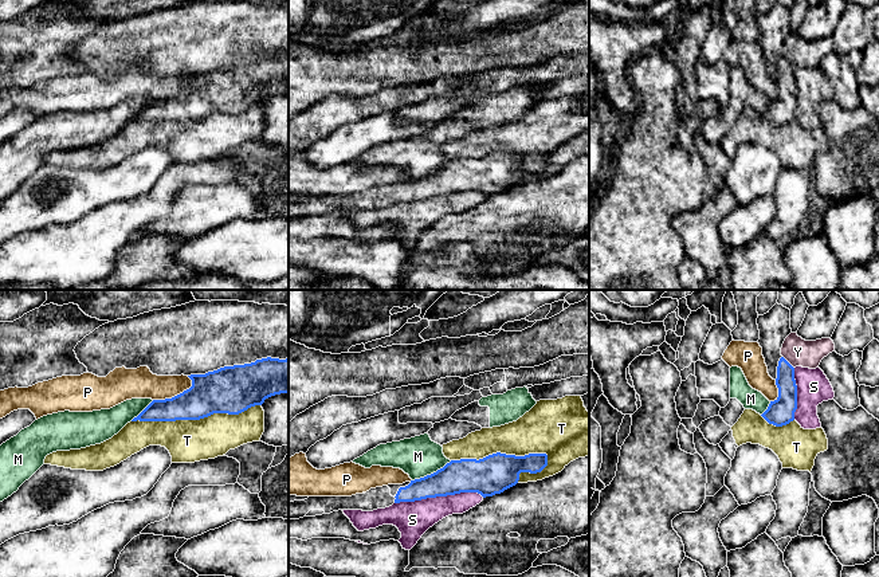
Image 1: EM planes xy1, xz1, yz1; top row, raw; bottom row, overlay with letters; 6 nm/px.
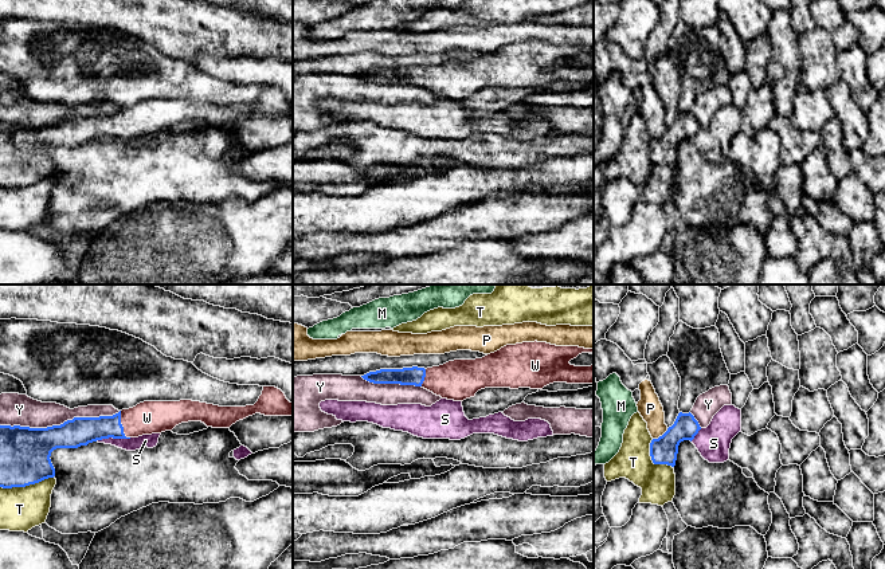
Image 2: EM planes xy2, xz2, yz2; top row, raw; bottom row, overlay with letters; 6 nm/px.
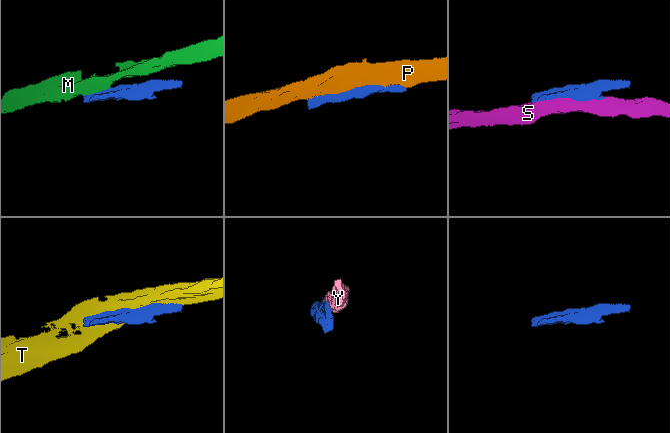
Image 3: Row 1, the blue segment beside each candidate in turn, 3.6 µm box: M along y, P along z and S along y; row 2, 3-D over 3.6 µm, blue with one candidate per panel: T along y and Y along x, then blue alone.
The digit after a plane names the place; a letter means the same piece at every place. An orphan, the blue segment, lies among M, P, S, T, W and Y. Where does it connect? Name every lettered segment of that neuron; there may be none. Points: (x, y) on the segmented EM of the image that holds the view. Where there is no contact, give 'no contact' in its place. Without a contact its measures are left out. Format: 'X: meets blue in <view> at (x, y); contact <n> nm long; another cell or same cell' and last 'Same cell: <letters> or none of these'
M: meets blue in xz1 at (431, 474); contact 260 nm long; another cell
P: meets blue in xy1 at (175, 396); contact 260 nm long; another cell
S: meets blue in xz1 at (439, 495); contact 550 nm long; another cell
T: meets blue in xz1 at (503, 454); contact 600 nm long; another cell
W: meets blue in xy2 at (121, 426); contact 180 nm long; same cell
Y: meets blue in xy2 at (61, 424); contact 750 nm long; another cell
Same cell: W

